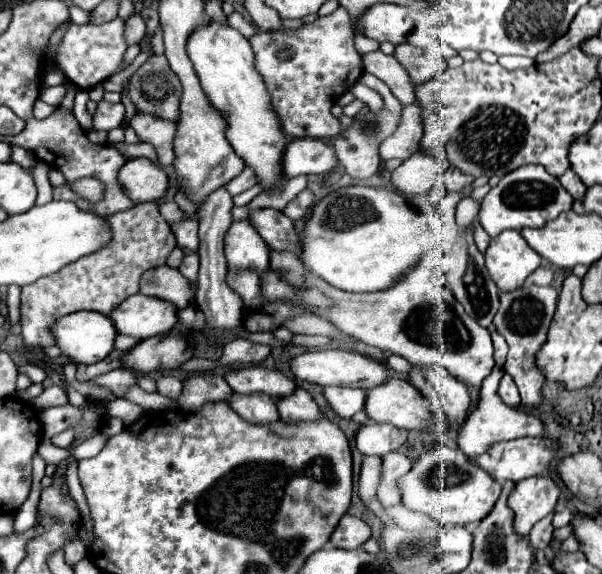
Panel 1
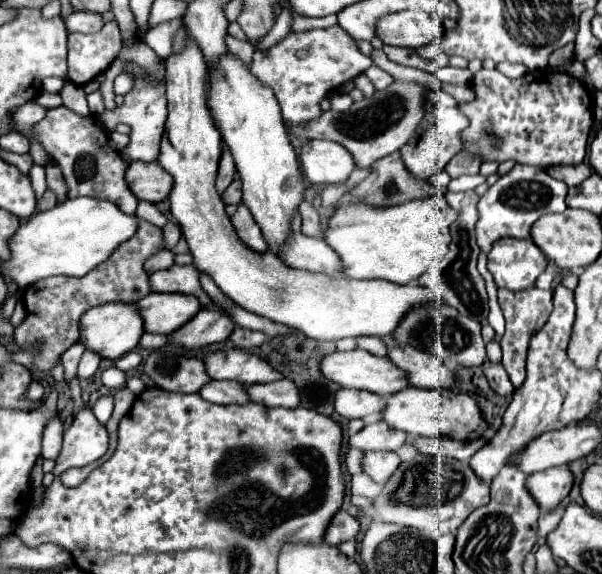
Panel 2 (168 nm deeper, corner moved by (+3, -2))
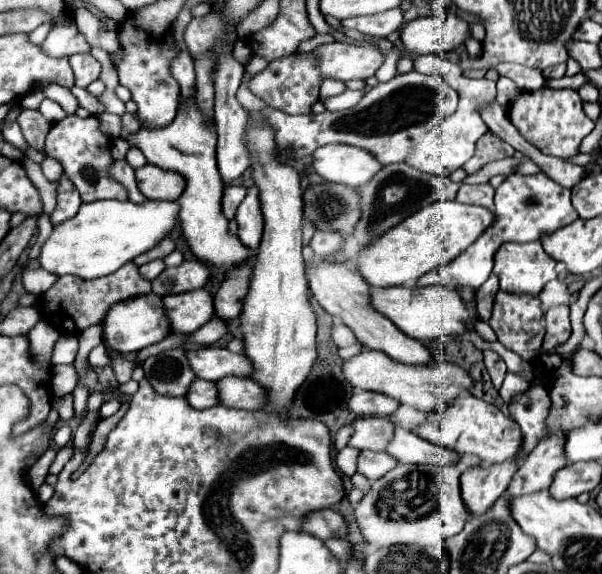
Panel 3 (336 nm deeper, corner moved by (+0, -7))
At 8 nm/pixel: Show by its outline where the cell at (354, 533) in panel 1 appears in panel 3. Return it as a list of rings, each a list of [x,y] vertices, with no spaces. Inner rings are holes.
[[[319,509],[311,511],[303,517],[303,531],[319,537],[319,539],[331,539],[331,537],[347,537],[347,523],[345,519],[333,511],[333,509]]]

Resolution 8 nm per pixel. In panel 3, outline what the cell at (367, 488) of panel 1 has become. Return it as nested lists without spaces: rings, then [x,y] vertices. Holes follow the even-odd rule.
[[[345,447],[343,451],[337,453],[335,463],[337,463],[337,467],[341,469],[343,475],[351,477],[357,471],[357,455],[359,455],[359,451],[353,449],[353,447]]]

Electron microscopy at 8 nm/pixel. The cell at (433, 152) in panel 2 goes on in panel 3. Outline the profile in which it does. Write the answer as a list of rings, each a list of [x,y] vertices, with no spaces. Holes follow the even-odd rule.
[[[423,55],[415,59],[415,71],[427,73],[427,75],[439,75],[443,81],[447,81],[457,93],[459,93],[459,107],[453,115],[445,117],[441,127],[431,129],[427,135],[421,137],[421,141],[413,147],[411,155],[405,159],[405,163],[421,173],[429,175],[441,175],[449,177],[457,167],[467,163],[475,153],[475,143],[479,137],[483,137],[489,127],[485,125],[479,109],[483,105],[489,105],[495,101],[495,83],[489,79],[469,79],[463,75],[461,67],[457,63],[451,63],[443,55]]]

